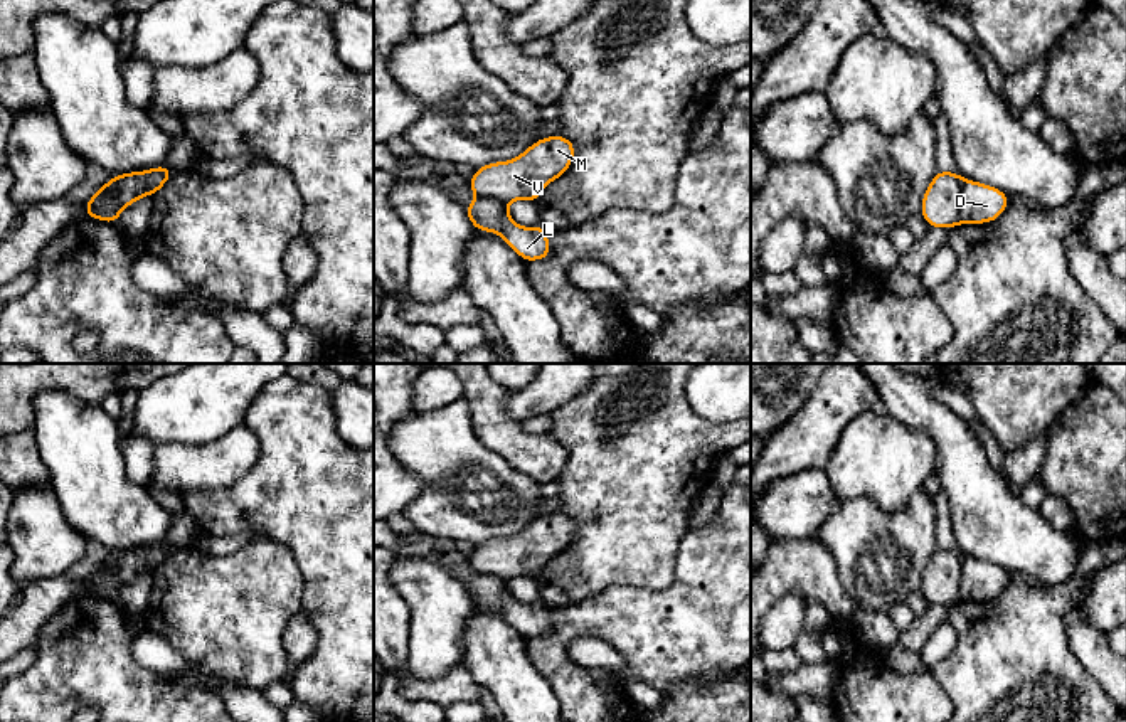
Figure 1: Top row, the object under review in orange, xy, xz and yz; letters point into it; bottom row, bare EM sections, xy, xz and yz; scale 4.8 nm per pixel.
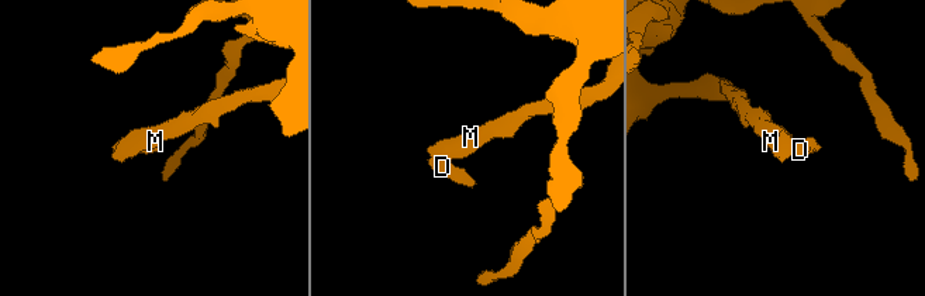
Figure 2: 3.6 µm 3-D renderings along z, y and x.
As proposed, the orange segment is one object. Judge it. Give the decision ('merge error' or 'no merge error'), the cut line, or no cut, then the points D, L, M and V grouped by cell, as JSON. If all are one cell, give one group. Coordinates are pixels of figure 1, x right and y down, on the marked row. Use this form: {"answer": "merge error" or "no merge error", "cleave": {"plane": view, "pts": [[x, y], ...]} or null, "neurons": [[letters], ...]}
{"answer": "merge error", "cleave": {"plane": "yz", "pts": [[963, 179], [960, 222]]}, "neurons": [["D", "L"], ["M", "V"]]}

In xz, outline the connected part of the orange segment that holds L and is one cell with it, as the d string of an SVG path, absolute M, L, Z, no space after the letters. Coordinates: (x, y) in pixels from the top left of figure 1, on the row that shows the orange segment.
M476 197L465 210L475 229L498 234L525 263L550 256L547 229L518 226L503 202Z

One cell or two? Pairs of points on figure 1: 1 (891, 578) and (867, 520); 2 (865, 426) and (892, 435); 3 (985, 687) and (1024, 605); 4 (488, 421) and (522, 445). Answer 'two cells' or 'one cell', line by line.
1: one cell
2: one cell
3: one cell
4: one cell

